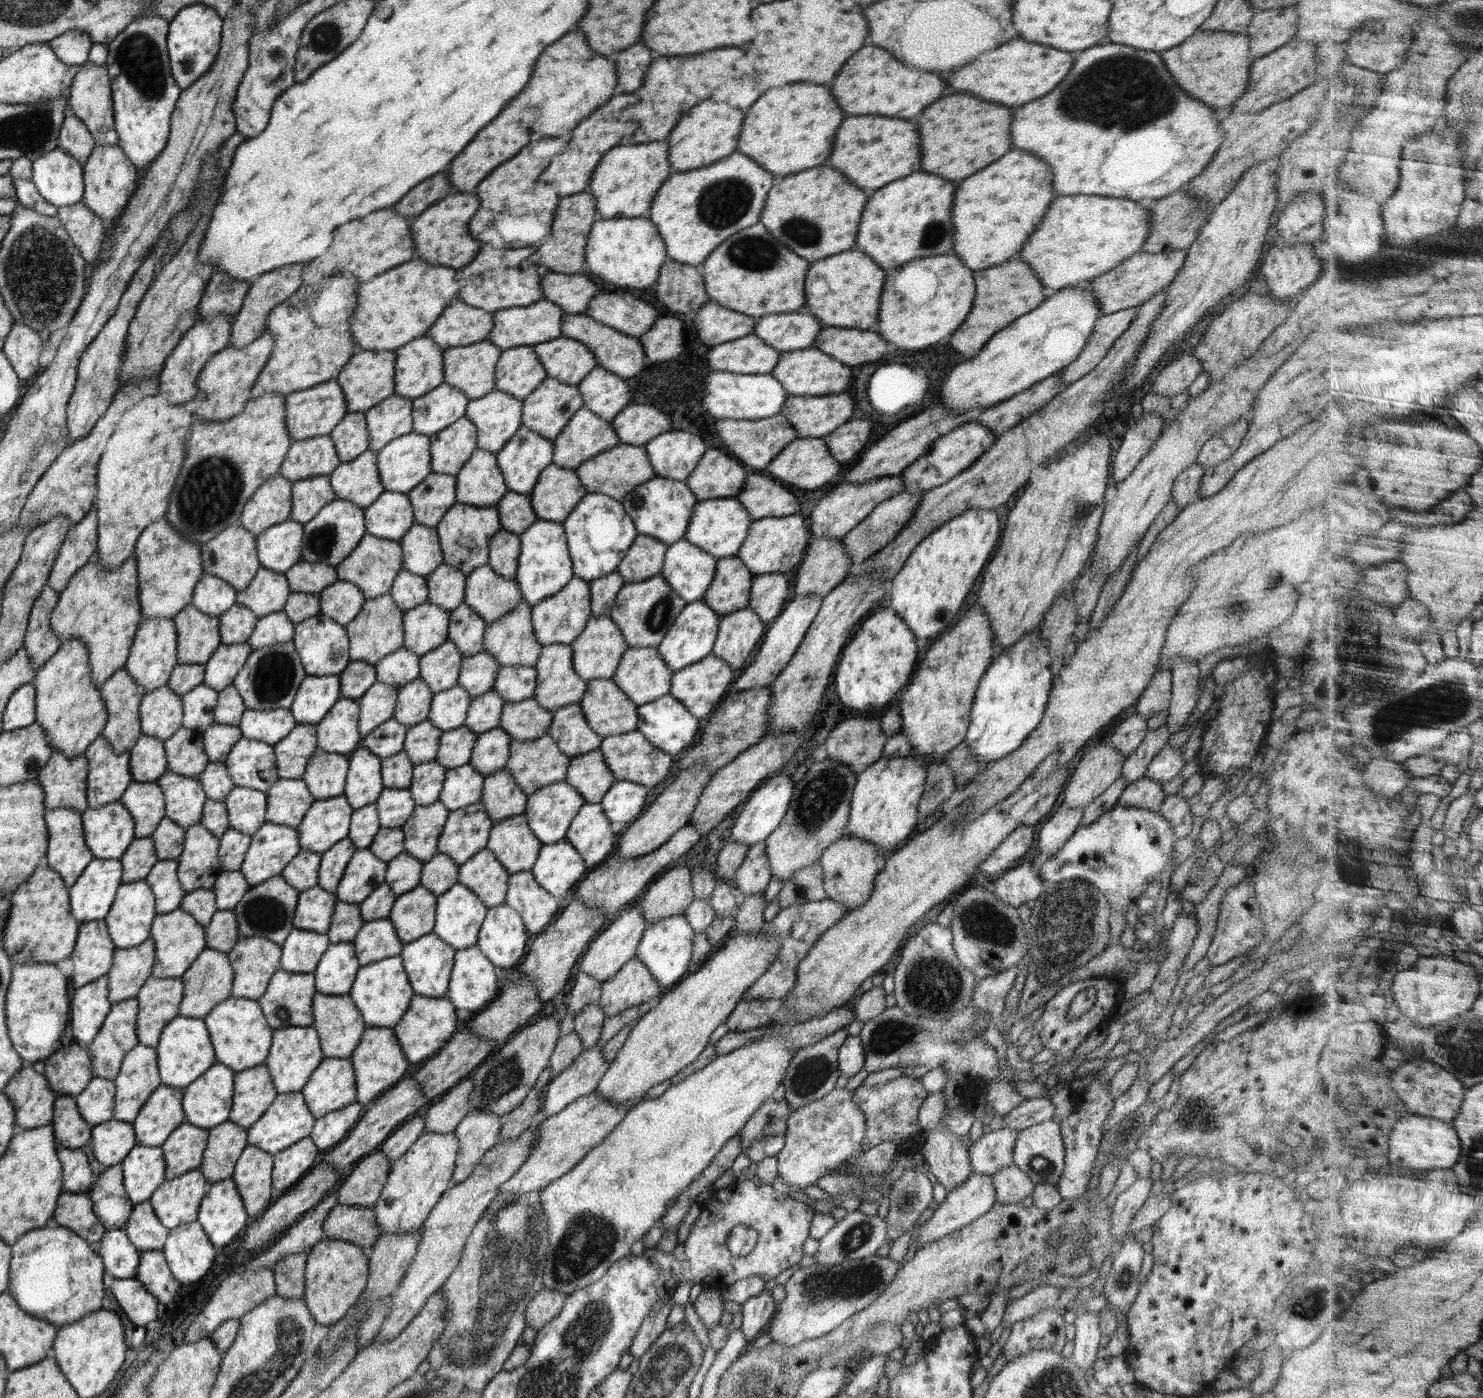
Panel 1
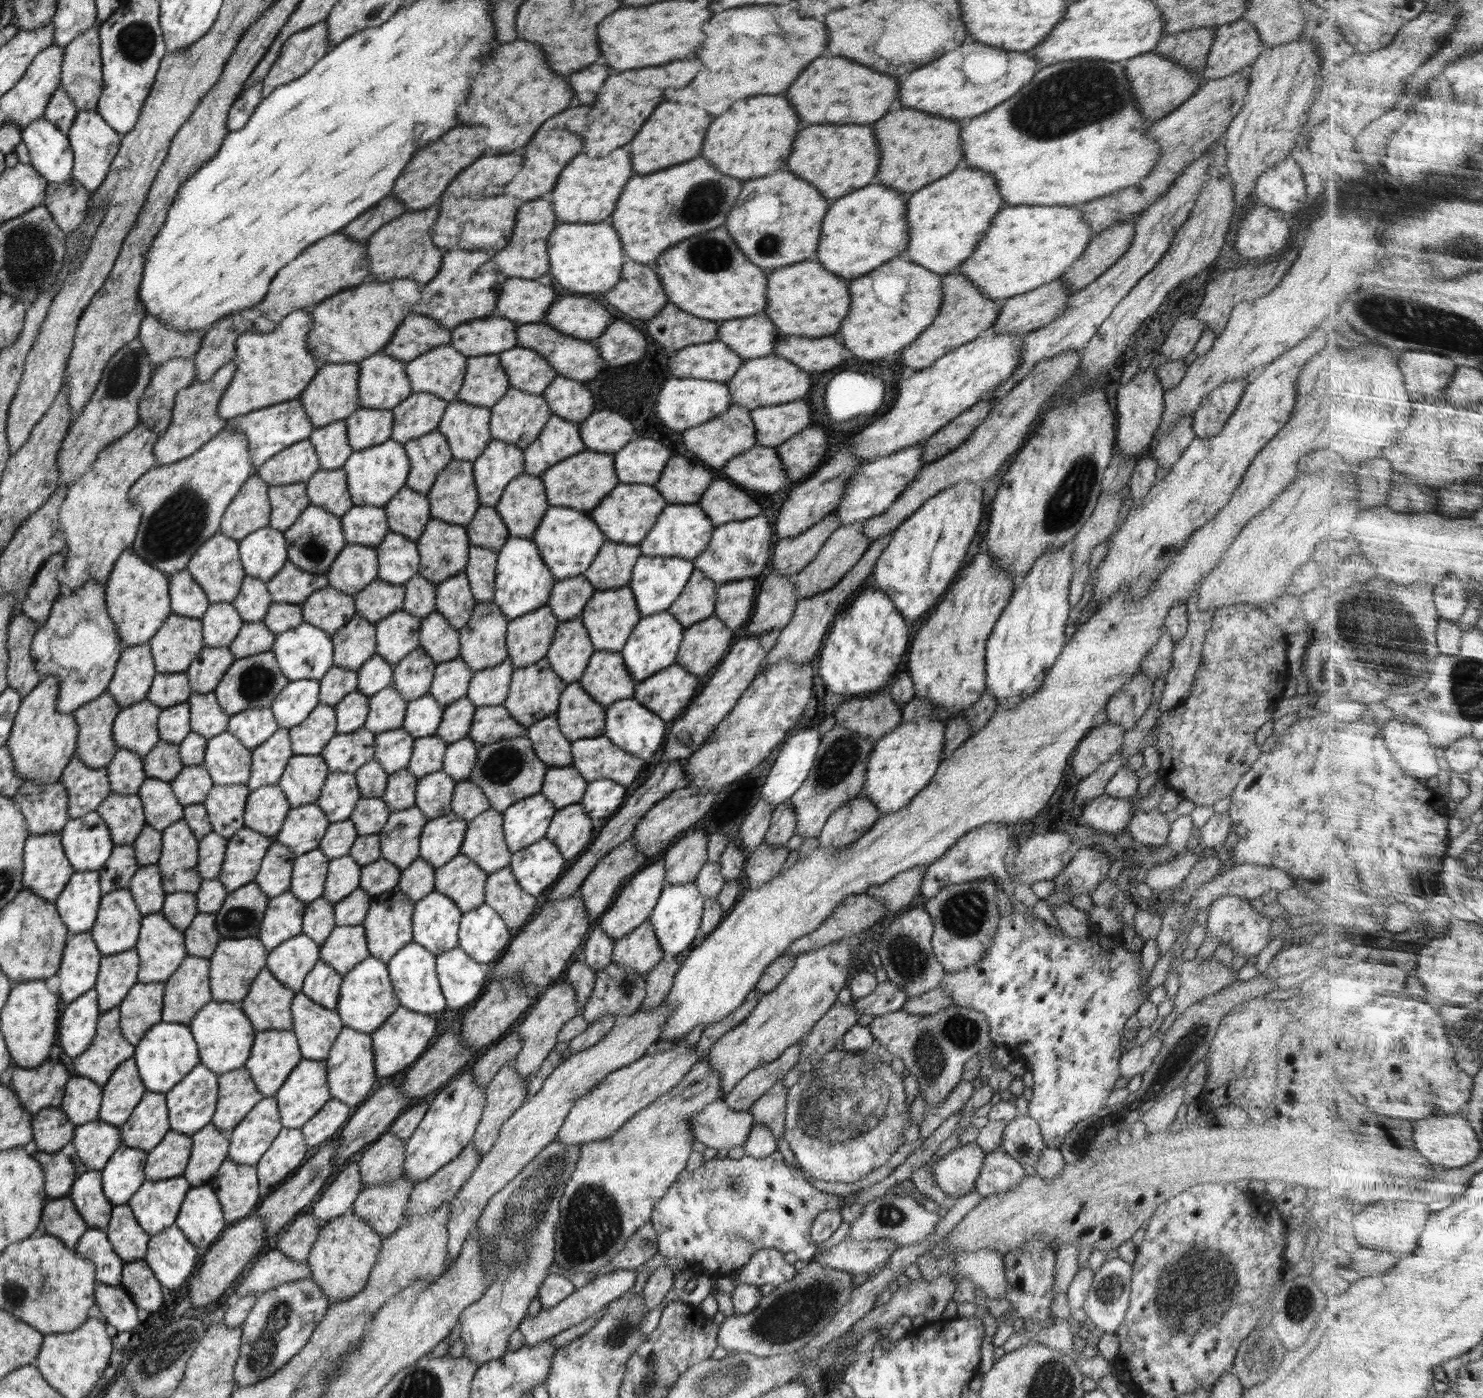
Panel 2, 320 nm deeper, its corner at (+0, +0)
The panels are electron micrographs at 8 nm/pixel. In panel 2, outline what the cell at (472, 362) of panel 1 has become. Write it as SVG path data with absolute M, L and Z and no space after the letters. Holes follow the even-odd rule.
M443 344L407 361L405 371L412 392L428 392L454 401L464 382L467 358L451 344Z

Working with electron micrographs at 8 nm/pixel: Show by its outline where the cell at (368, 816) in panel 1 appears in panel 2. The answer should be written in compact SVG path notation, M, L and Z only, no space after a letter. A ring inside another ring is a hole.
M349 818L342 822L330 823L318 848L331 861L349 854L358 835L355 824Z

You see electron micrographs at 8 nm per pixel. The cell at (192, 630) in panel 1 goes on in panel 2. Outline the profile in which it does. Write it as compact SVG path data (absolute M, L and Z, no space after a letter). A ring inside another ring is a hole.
M172 613L148 643L158 674L185 672L192 660L205 647L202 620Z

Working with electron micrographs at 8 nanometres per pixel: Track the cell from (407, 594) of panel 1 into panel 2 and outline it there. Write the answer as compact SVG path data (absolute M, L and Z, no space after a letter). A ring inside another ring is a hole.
M376 579L353 595L356 615L364 617L372 625L404 608L405 588Z

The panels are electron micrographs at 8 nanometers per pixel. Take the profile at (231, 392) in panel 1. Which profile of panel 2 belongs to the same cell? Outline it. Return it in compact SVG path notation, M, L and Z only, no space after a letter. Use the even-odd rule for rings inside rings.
M233 361L221 366L210 380L194 381L188 388L181 388L174 397L171 421L161 430L154 444L155 466L172 464L190 456L214 438L227 425L226 418L218 414L219 400L228 388L236 365Z

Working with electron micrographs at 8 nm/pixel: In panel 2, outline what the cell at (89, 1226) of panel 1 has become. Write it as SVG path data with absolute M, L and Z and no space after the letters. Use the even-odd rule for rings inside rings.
M68 1196L48 1200L41 1214L46 1235L60 1239L66 1248L74 1249L89 1228Z

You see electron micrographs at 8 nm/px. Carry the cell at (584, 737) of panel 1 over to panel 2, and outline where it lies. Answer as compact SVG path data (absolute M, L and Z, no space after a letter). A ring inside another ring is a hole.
M555 714L548 715L527 728L536 757L548 767L566 767L572 763L571 741L561 732Z

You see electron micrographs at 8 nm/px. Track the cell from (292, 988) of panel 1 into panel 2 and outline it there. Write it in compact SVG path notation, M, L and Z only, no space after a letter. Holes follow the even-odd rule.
M262 968L239 1005L256 1032L293 1031L291 1003L294 996L292 989L284 987L270 970Z

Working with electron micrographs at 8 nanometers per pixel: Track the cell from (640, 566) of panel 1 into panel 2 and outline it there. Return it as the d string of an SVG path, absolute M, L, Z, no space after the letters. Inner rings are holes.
M606 541L583 575L596 591L624 587L629 584L632 569L640 556L638 545Z

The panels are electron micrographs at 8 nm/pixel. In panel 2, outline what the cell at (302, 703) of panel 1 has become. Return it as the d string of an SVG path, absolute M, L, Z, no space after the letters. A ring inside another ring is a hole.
M319 680L290 681L269 706L279 728L291 729L304 722L319 703Z

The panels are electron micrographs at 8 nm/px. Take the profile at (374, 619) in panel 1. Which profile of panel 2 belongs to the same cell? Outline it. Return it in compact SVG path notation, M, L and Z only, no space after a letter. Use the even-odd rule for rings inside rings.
M354 616L343 628L338 629L331 639L333 642L334 665L340 668L357 671L366 660L368 660L376 650L375 641L376 624L365 620L364 617Z

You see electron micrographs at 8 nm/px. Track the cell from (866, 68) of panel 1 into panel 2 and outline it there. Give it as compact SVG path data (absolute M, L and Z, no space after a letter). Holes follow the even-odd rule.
M820 56L818 60L812 60L812 64L808 64L808 68L798 76L798 82L794 80L786 92L788 102L792 102L792 106L796 108L798 104L798 116L802 124L824 124L828 122L828 108L836 106L834 112L842 110L840 118L836 118L836 122L840 124L872 124L878 118L882 118L888 108L896 102L896 78L890 78L886 74L878 74L878 72L870 72L870 68L860 66L856 62L850 62L846 58L828 58L828 56Z

